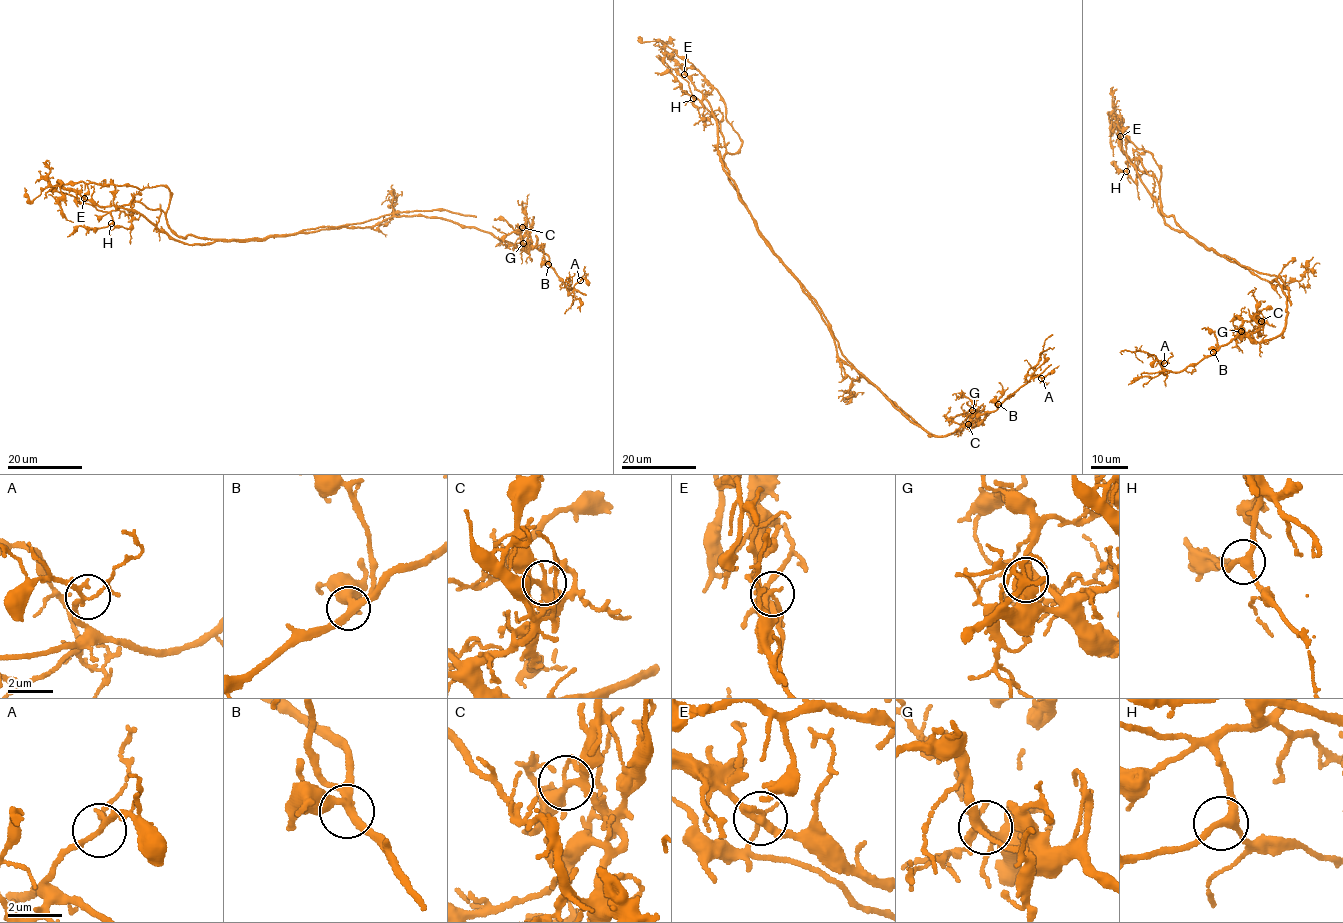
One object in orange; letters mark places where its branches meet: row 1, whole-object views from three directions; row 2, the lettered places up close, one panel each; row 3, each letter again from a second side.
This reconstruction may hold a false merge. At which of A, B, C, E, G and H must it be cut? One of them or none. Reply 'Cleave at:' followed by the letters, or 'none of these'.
Cleave at: E

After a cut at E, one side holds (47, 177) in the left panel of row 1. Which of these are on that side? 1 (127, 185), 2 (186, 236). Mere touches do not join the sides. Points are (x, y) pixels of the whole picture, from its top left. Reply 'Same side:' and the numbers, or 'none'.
Same side: none

